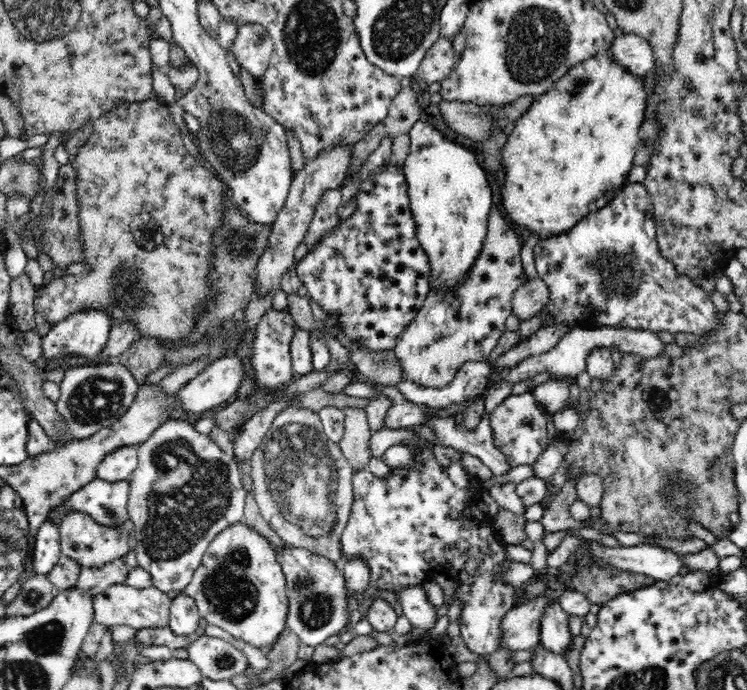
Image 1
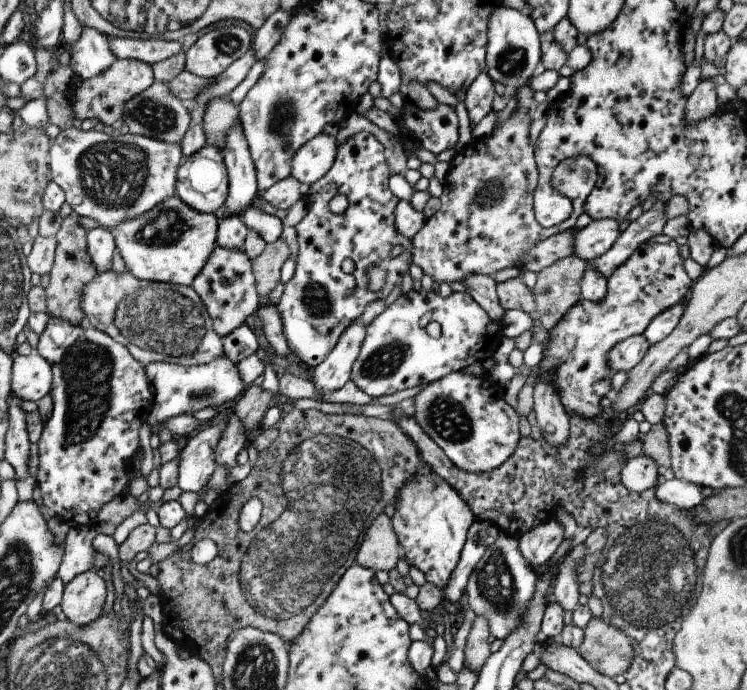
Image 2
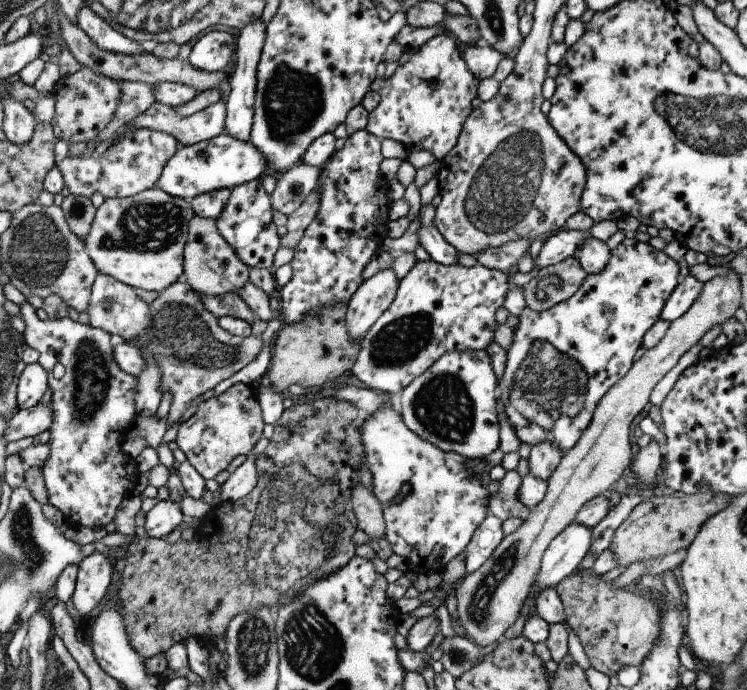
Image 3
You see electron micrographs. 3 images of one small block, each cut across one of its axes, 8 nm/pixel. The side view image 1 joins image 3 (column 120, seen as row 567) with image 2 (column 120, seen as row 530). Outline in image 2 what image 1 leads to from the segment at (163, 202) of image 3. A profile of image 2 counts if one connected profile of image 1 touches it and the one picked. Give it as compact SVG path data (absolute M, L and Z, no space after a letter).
M173 195L150 211L135 218L124 220L115 228L110 229L109 232L115 239L115 247L120 250L122 260L126 263L126 270L137 280L192 285L217 246L217 231L220 219L220 214L194 211L190 206L182 203L180 198Z

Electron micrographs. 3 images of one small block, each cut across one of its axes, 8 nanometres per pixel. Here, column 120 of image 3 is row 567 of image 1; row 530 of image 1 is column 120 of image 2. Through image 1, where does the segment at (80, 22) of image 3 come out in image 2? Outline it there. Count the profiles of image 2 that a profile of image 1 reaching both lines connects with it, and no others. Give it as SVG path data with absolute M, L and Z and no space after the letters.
M107 38L110 49L118 59L135 59L155 64L179 54L183 48L181 42L166 40L132 40L128 38Z

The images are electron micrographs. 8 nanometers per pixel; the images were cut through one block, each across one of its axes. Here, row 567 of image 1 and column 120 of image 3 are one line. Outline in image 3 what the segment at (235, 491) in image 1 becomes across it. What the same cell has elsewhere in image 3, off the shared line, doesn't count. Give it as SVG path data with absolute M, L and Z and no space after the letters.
M142 128L132 131L112 146L107 145L94 151L87 150L87 153L79 158L66 156L56 167L72 195L90 198L99 193L104 198L122 199L155 188L166 164L180 147L172 136Z

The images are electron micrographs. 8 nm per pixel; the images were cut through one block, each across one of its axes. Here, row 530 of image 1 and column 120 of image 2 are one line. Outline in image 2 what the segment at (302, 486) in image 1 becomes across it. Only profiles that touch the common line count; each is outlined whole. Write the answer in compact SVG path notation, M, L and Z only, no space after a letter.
M110 270L98 273L89 284L85 285L81 295L81 310L90 321L91 327L122 344L143 367L155 361L190 367L204 365L213 359L225 357L223 338L214 331L213 321L208 315L205 305L191 285L140 281L128 270L122 274Z

